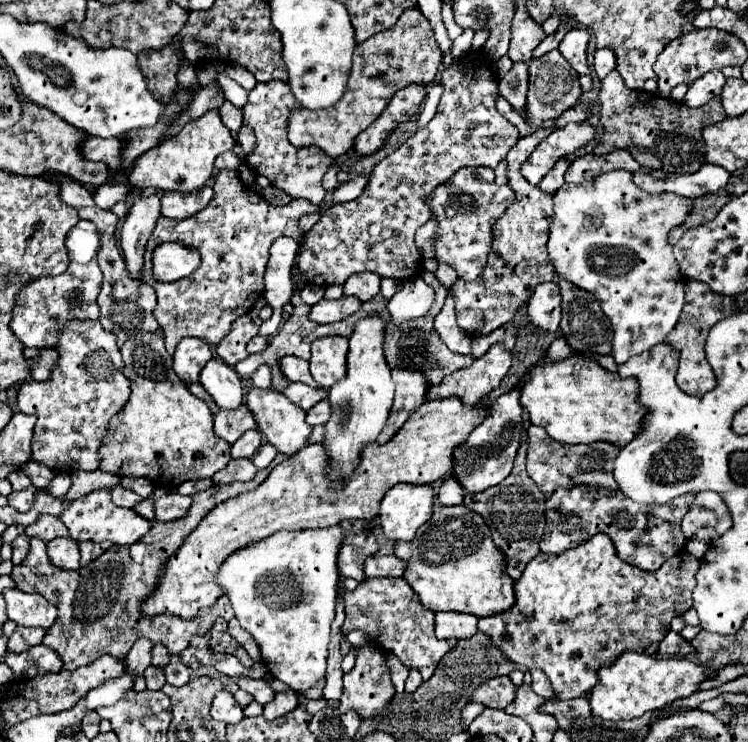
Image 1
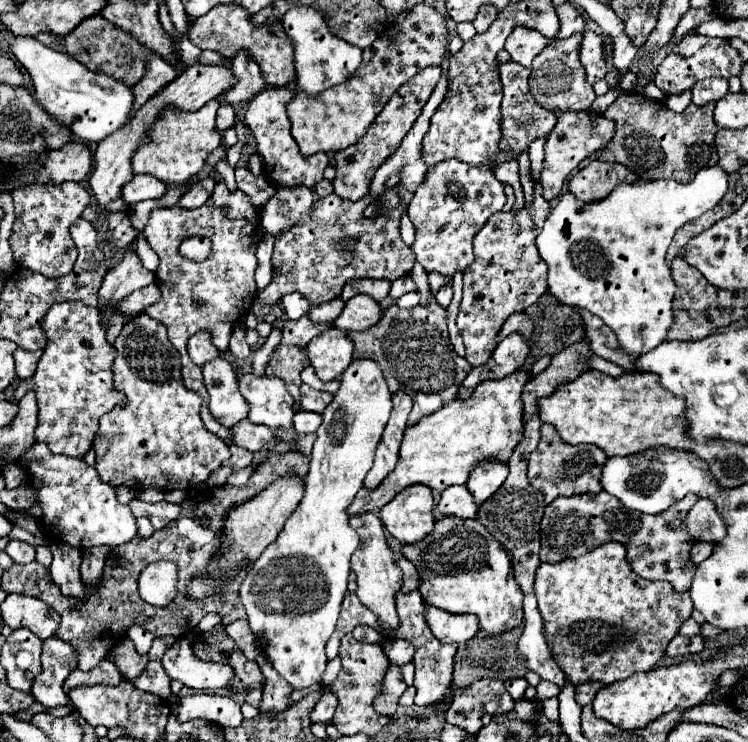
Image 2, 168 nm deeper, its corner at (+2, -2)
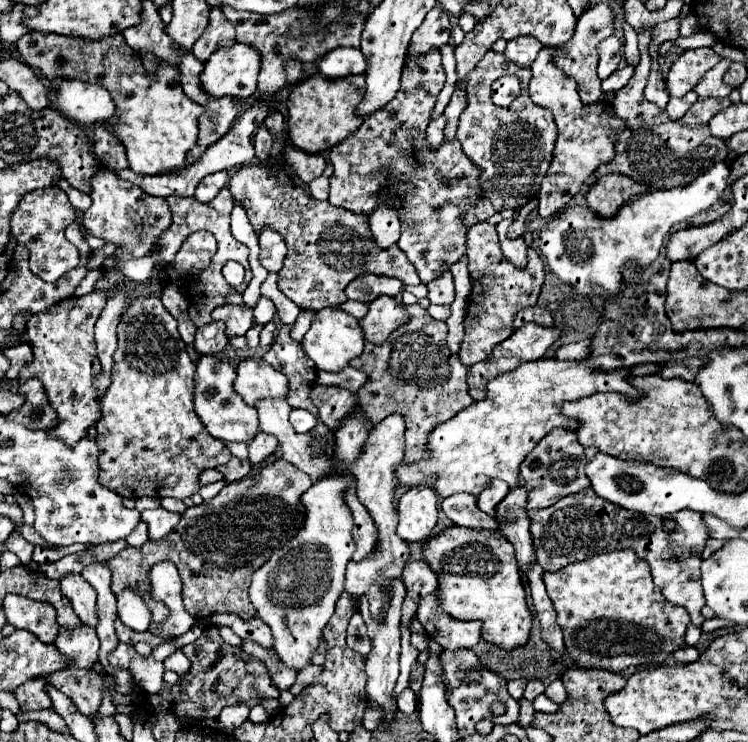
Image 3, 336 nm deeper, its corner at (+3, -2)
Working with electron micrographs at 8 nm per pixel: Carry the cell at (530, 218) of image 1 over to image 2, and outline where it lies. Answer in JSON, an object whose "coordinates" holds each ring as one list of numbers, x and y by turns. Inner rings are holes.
{"coordinates":[[535,185,535,201,519,213,493,213,485,227,473,239,475,261,463,273,463,303,457,317,457,327,465,339,465,359,477,367,485,365,497,347,497,335,503,323,529,305,537,303,547,293,547,267,537,253,535,239,549,215,549,203,541,195,541,185]]}

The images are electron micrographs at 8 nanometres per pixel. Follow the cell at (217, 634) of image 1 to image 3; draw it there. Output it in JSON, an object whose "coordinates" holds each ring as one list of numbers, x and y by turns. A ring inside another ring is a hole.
{"coordinates":[[210,625,202,631,202,635,182,647,184,655,192,661,192,675,188,679,180,679,172,689,172,709,176,715,188,715,190,719,216,719,218,713,228,705,246,703,252,699,278,697,276,687,272,687,270,675,258,659,252,659,242,651,242,647,232,647,224,643,216,625]]}

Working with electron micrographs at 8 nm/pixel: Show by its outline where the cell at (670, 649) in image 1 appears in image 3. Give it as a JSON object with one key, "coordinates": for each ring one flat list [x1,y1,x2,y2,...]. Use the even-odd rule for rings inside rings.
{"coordinates":[[684,645,680,649,674,651,674,659,680,661,680,663,690,663,690,661,696,661,698,659,698,649,696,647,690,647,690,645]]}

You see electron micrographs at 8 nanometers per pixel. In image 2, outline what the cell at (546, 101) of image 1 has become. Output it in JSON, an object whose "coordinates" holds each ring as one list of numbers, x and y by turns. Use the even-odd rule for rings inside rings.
{"coordinates":[[577,33,569,39,555,39,533,59,529,89,531,89,531,95,535,97,535,101,549,111,553,111,553,109,583,111,583,109,589,109,593,99,597,97,593,87,589,85,589,81,585,79,585,69,581,67,579,51,577,51,579,45,581,45,581,33]]}

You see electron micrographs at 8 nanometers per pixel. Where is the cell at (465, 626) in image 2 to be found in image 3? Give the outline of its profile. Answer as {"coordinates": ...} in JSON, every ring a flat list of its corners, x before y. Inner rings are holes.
{"coordinates":[[426,595,418,607,422,627,448,651,472,649,480,641,480,621,458,621,440,611,436,595]]}

